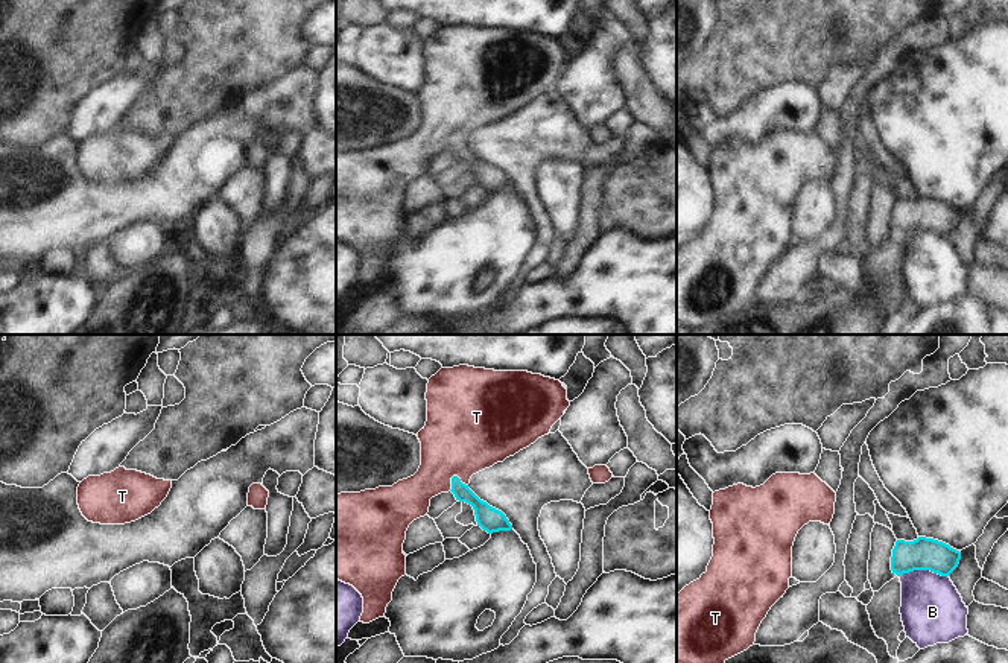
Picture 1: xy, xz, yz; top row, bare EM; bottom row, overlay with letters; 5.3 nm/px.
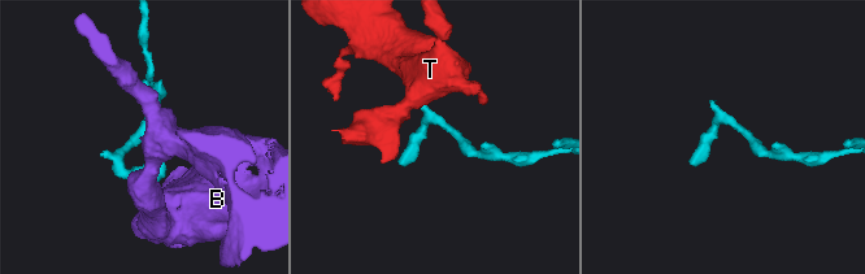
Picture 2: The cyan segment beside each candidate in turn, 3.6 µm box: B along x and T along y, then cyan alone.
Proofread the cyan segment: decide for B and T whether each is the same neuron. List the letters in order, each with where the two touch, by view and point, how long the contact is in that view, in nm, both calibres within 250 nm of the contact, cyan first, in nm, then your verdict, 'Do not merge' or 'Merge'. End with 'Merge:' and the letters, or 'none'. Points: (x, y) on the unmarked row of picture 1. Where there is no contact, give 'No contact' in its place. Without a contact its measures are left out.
B: Touches cyan at yz (923, 228). Shared border 280 nm. Thickness 180 nm (cyan) against 340 nm. Do not merge
T: Touches cyan at xz (453, 136). Shared border 110 nm. Thickness 100 nm (cyan) against 440 nm. Merge
Merge: T

